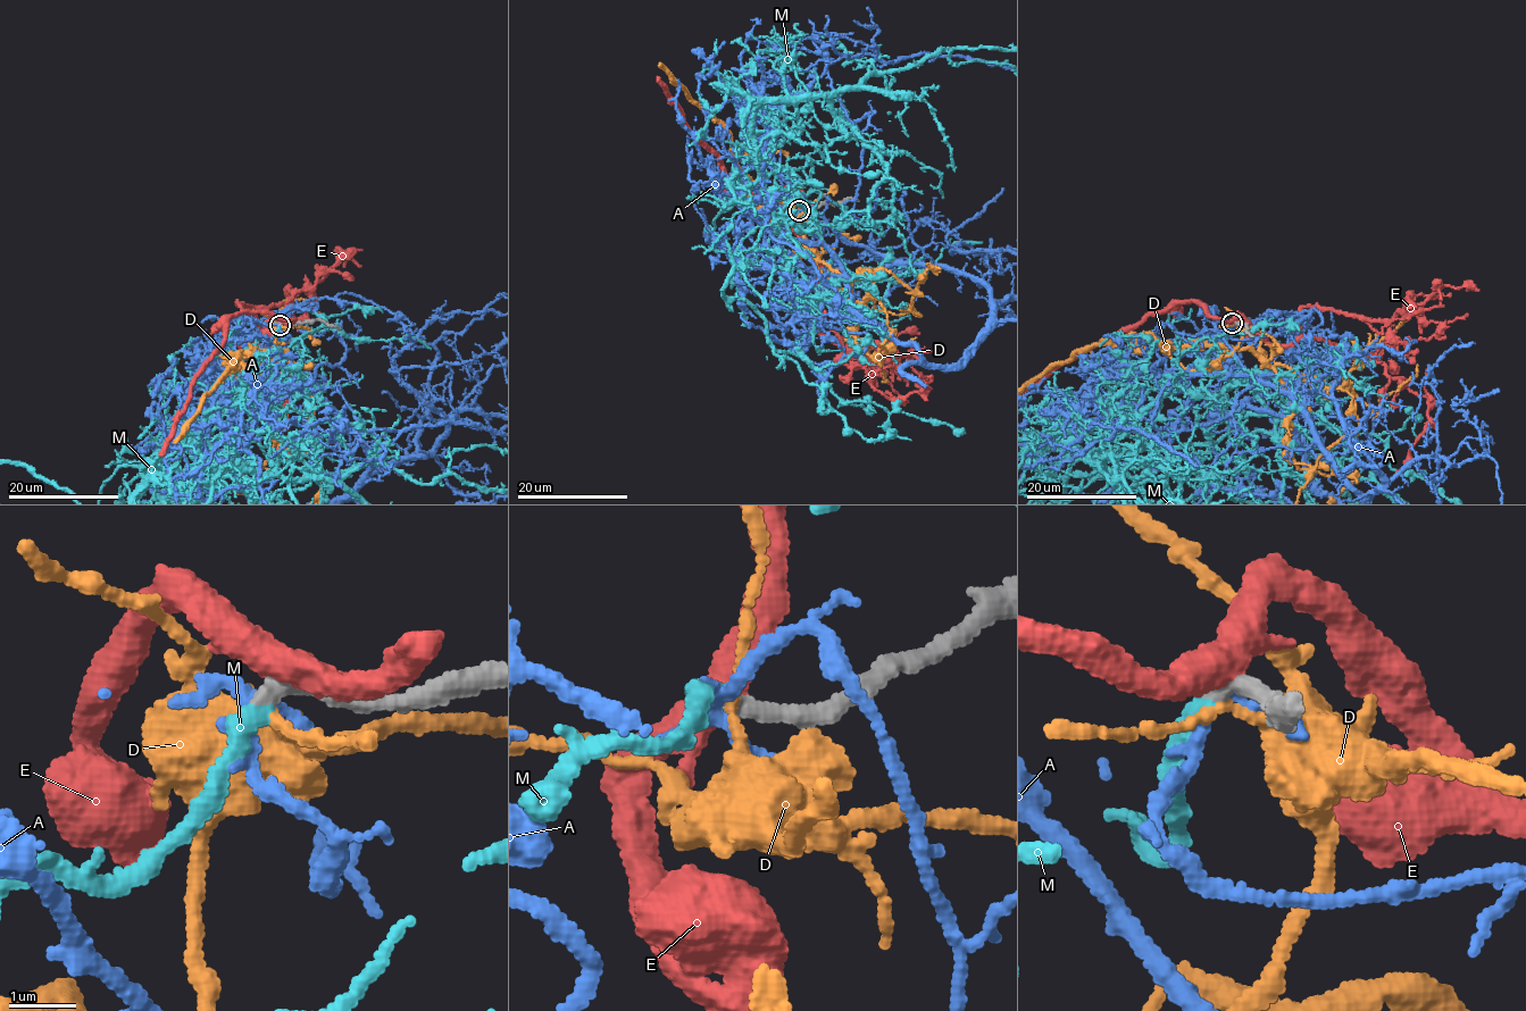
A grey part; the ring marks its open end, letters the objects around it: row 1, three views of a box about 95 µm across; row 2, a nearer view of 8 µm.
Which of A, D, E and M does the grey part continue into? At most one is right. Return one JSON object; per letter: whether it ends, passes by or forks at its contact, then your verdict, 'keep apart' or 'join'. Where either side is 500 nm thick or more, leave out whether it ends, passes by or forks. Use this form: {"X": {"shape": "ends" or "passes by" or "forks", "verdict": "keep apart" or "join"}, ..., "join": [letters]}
{"A": {"shape": "forks", "verdict": "keep apart"}, "D": {"shape": "passes by", "verdict": "keep apart"}, "E": {"shape": "forks", "verdict": "keep apart"}, "M": {"shape": "ends", "verdict": "join"}, "join": ["M"]}

